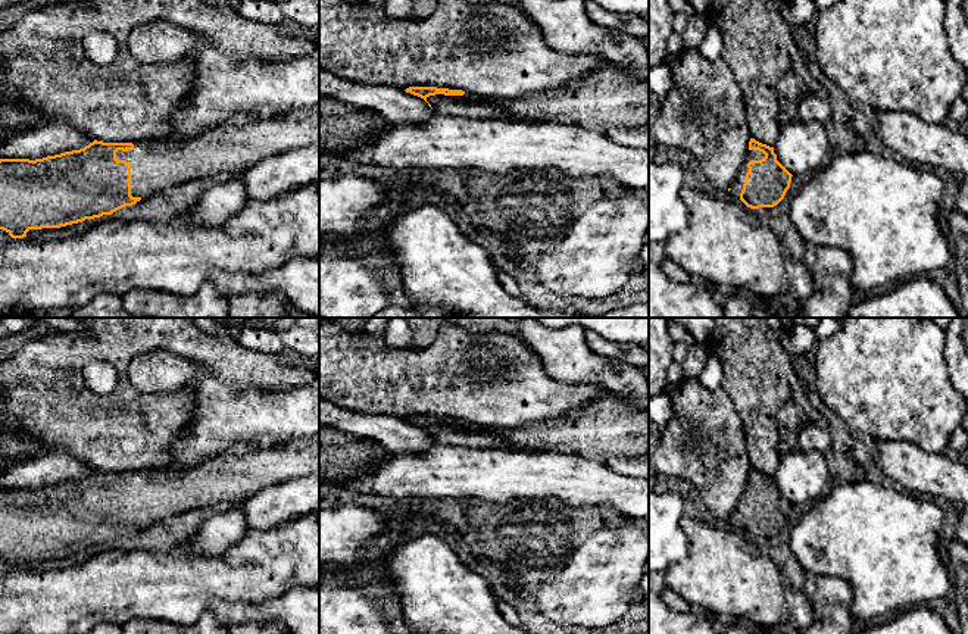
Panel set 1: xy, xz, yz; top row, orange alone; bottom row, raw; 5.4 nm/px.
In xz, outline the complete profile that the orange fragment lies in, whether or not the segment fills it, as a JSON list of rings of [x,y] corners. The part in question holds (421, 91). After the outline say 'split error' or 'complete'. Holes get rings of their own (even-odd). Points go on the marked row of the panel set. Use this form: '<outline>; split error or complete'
[[[409,87],[405,90],[413,96],[418,96],[427,101],[430,96],[444,94],[444,96],[463,96],[462,90],[449,90],[449,88],[437,88],[437,87]]]; complete

